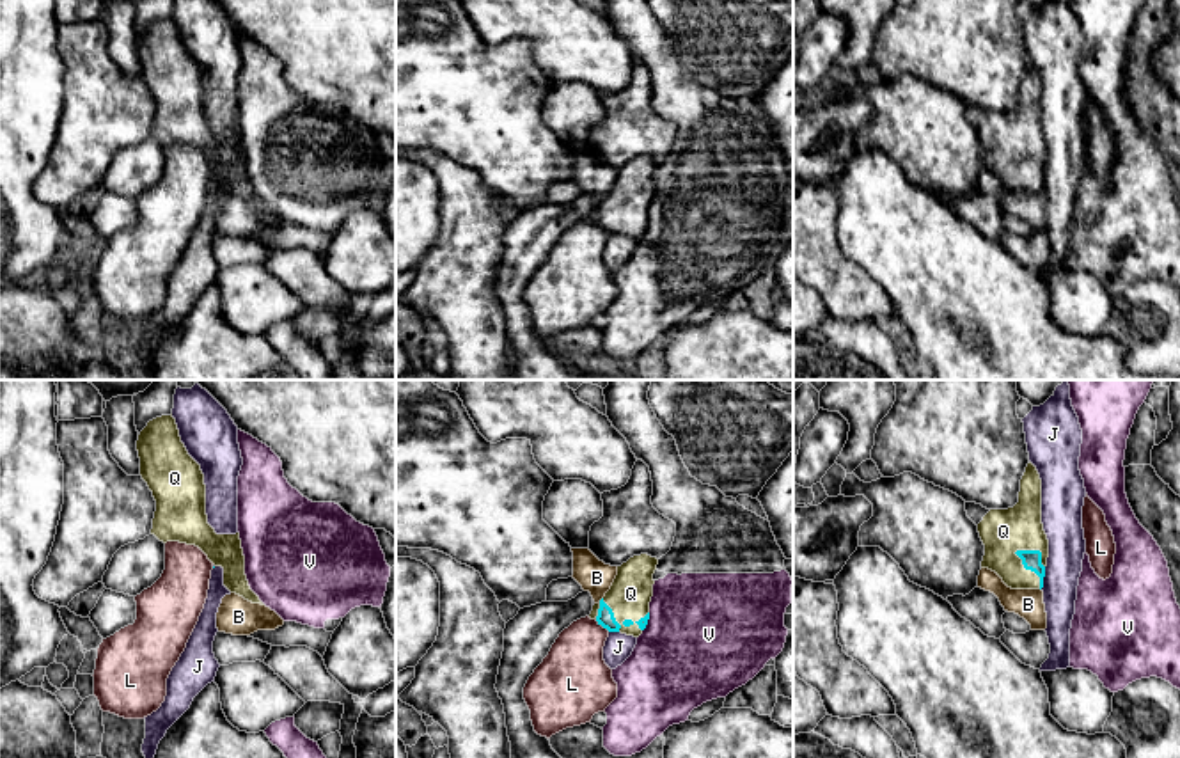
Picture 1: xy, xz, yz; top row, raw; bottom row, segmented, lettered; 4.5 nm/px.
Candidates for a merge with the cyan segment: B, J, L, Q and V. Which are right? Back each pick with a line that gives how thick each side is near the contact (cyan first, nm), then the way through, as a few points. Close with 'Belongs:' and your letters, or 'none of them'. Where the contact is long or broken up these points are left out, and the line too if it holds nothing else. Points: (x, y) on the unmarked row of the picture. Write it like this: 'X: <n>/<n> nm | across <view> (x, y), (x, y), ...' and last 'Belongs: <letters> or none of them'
Q: 90/200 nm | across yz (1031, 162), (1028, 171), (1003, 134)
Belongs: Q

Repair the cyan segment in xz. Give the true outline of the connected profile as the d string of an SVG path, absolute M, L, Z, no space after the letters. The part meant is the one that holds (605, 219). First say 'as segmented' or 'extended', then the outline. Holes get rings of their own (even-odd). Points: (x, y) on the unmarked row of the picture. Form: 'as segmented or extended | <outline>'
extended | M641 156L618 169L610 192L593 208L589 220L609 234L639 240L649 222L657 167L657 160Z

